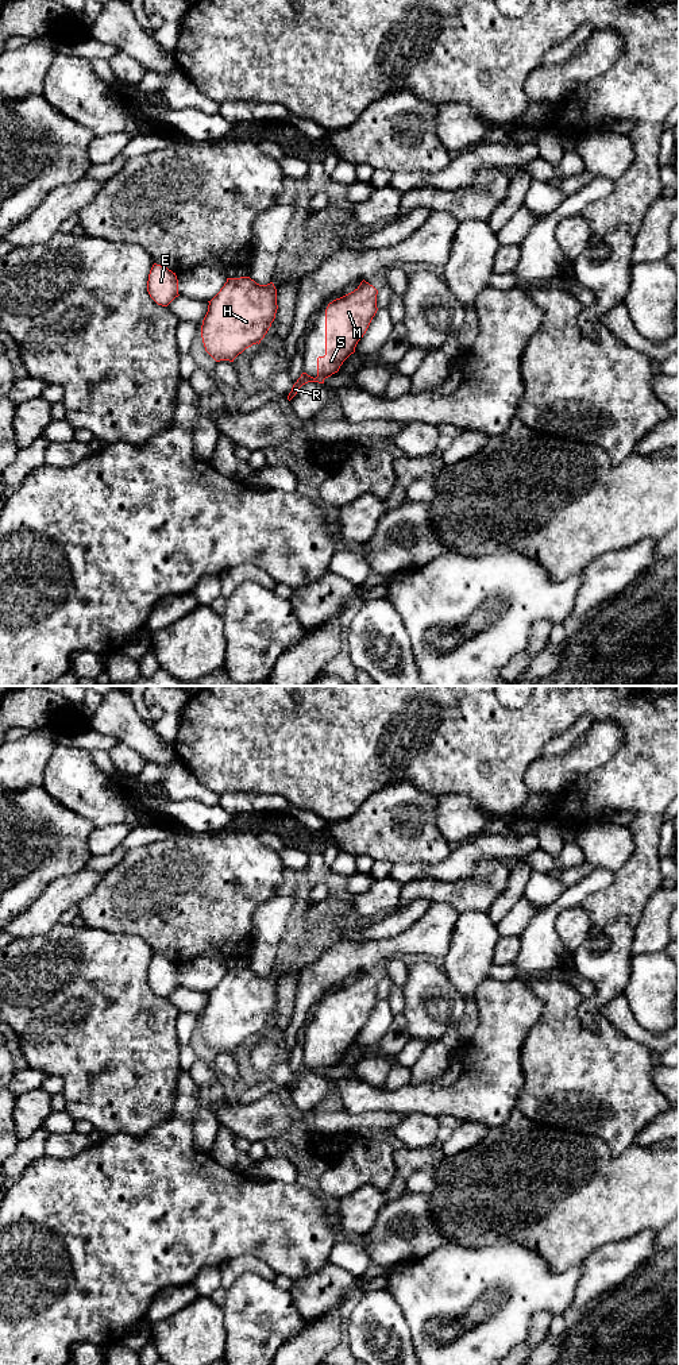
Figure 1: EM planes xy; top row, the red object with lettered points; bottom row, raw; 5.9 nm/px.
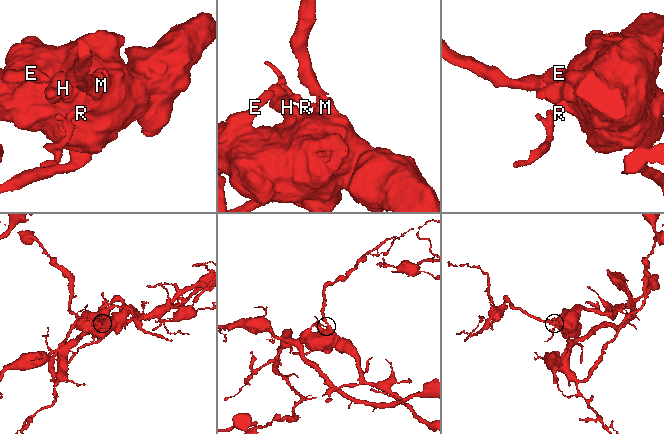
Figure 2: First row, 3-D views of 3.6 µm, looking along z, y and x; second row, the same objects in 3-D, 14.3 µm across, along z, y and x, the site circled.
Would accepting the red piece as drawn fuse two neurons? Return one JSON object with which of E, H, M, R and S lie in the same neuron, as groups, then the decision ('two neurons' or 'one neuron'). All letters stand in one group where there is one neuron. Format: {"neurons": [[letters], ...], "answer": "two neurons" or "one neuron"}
{"neurons": [["E", "H", "M", "S"], ["R"]], "answer": "two neurons"}

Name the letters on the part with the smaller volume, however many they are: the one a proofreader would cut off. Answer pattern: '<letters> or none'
R

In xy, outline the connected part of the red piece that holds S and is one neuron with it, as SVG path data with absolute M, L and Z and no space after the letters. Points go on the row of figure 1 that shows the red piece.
M366 282L351 293L333 300L325 309L325 355L317 358L317 377L325 379L337 373L355 352L375 316L378 290Z

